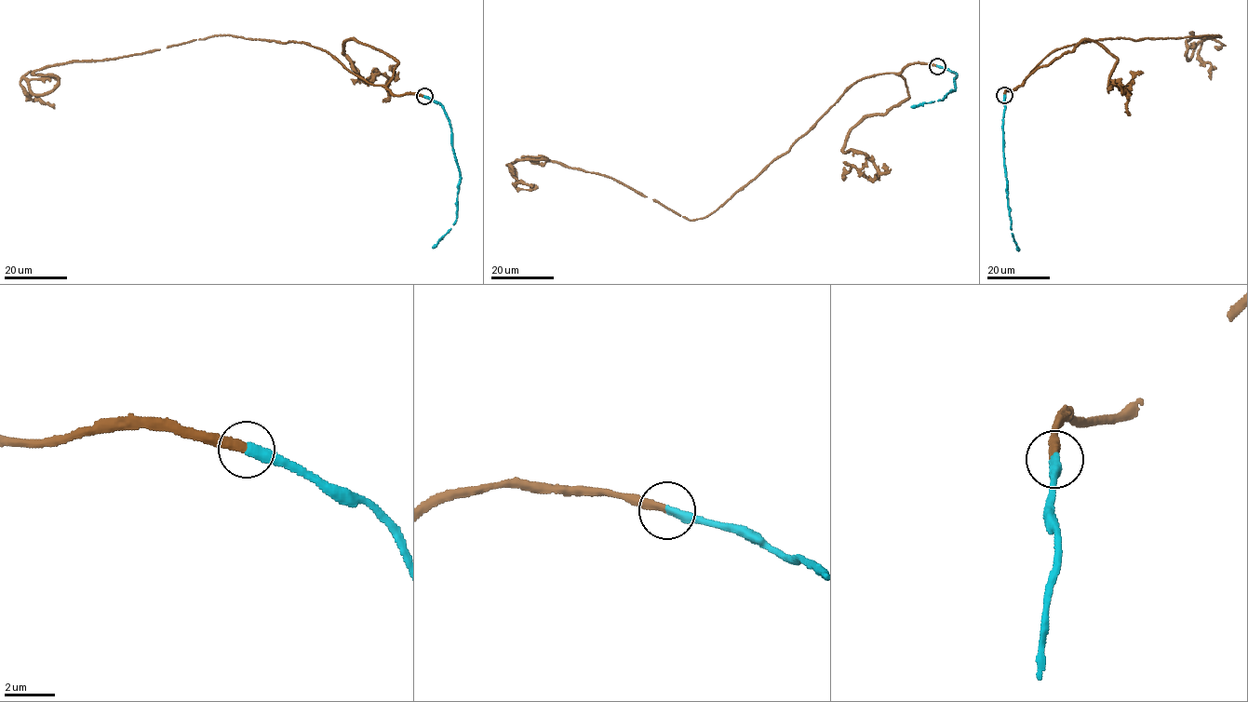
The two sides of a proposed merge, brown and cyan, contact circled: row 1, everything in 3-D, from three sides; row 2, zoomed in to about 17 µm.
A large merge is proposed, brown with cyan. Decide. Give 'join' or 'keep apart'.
join

